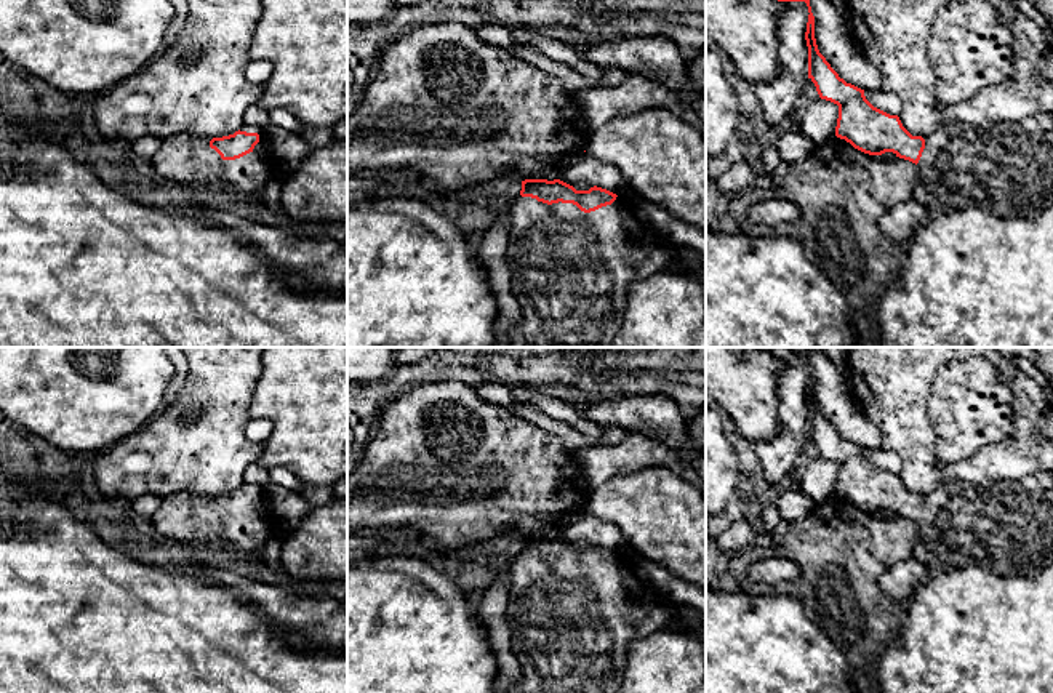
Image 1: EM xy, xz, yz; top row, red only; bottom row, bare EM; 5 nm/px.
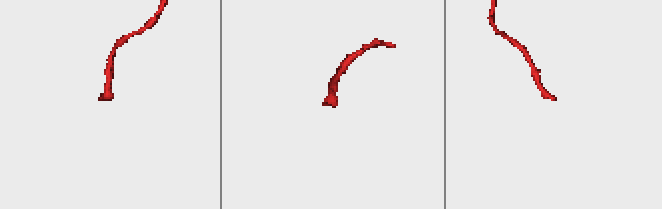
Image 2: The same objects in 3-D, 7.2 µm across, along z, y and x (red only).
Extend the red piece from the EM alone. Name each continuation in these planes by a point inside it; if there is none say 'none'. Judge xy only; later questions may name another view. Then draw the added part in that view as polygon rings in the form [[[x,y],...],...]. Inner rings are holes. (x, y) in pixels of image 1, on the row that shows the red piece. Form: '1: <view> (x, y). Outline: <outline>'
1: xy (186, 157). Outline: [[[243,125],[240,131],[258,133],[254,149],[235,160],[222,160],[210,147],[213,138],[192,131],[181,131],[162,139],[162,146],[150,158],[158,176],[166,181],[211,190],[232,189],[254,203],[264,203],[264,190],[270,179],[285,178],[264,149],[262,130]]]

